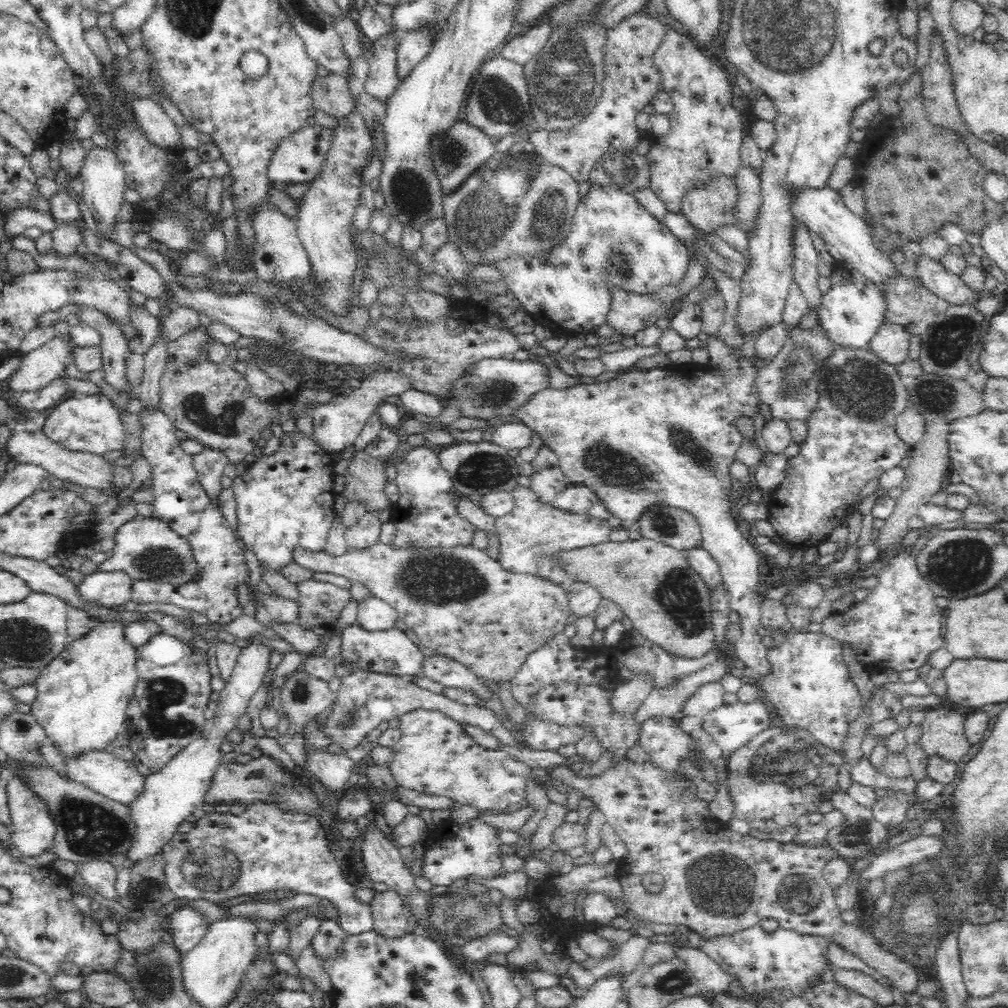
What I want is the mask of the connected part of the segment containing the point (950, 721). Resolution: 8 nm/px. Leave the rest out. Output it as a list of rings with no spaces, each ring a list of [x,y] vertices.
[[[935,706],[926,709],[924,720],[920,724],[920,738],[918,738],[919,748],[928,757],[940,756],[943,760],[958,763],[970,752],[971,745],[964,737],[965,718],[960,712],[952,709],[946,710],[942,706]]]

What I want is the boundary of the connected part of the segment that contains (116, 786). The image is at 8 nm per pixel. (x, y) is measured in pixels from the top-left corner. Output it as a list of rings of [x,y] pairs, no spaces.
[[[110,749],[87,751],[85,754],[76,755],[64,760],[66,777],[78,782],[86,788],[94,790],[102,797],[109,798],[122,805],[130,805],[134,798],[138,797],[145,784],[145,776],[142,776],[134,762],[124,761],[114,757]]]

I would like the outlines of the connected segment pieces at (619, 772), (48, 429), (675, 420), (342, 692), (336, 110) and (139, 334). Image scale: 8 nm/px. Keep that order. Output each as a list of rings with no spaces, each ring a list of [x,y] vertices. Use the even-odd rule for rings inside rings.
[[[628,759],[628,762],[612,765],[608,771],[594,778],[579,778],[572,768],[563,765],[550,768],[547,775],[596,802],[596,808],[604,813],[606,821],[626,844],[626,856],[617,862],[615,876],[628,899],[628,907],[647,924],[684,924],[702,938],[714,938],[756,926],[763,918],[774,918],[780,927],[795,930],[798,934],[829,938],[844,950],[858,956],[871,969],[887,976],[904,993],[913,995],[912,990],[919,980],[916,968],[886,950],[860,922],[845,924],[842,920],[835,890],[827,884],[822,873],[824,866],[840,854],[826,840],[818,846],[810,847],[794,841],[782,843],[772,839],[759,840],[749,834],[740,835],[729,831],[726,824],[710,817],[709,802],[699,798],[696,789],[685,796],[683,780],[678,780],[672,786],[665,784],[665,774],[648,761],[636,764]],[[650,872],[664,876],[664,888],[656,894],[651,894],[642,885],[642,876]]]
[[[69,395],[52,409],[44,428],[41,430],[51,435],[52,440],[63,444],[68,450],[86,451],[95,455],[104,455],[112,450],[124,448],[125,430],[117,409],[106,395],[90,396]]]
[[[713,336],[711,337],[711,341],[708,344],[708,349],[711,351],[712,354],[712,359],[716,363],[716,365],[720,368],[720,372],[715,371],[712,369],[710,372],[704,372],[704,370],[698,370],[695,366],[692,367],[690,374],[686,374],[685,377],[682,375],[682,369],[681,365],[676,365],[676,364],[671,364],[670,366],[665,366],[661,368],[652,368],[649,370],[630,370],[630,372],[624,372],[624,374],[618,374],[615,378],[612,378],[608,381],[602,382],[602,381],[596,381],[592,383],[587,383],[582,381],[577,382],[574,386],[571,386],[570,388],[566,388],[564,390],[556,390],[553,388],[548,387],[547,389],[541,390],[540,392],[537,392],[526,404],[524,404],[524,408],[522,410],[518,410],[516,414],[514,414],[514,418],[519,419],[521,423],[523,423],[526,427],[530,428],[530,430],[536,431],[539,436],[543,439],[543,444],[548,445],[556,454],[557,457],[559,458],[559,467],[560,470],[564,473],[564,476],[571,482],[577,485],[584,485],[587,486],[588,488],[591,488],[597,495],[599,500],[605,505],[605,508],[608,510],[608,512],[611,512],[614,517],[620,518],[621,520],[621,527],[624,529],[630,529],[635,527],[636,520],[638,520],[638,516],[642,514],[642,512],[646,512],[646,508],[648,506],[652,506],[652,504],[667,504],[668,506],[673,506],[674,508],[679,508],[680,510],[685,510],[686,512],[689,512],[690,514],[694,515],[694,518],[698,521],[698,524],[700,525],[701,528],[701,535],[702,535],[702,542],[701,545],[710,553],[712,558],[714,558],[714,561],[718,564],[720,572],[721,572],[721,577],[723,580],[723,583],[725,584],[725,587],[727,588],[727,591],[730,593],[730,606],[731,610],[737,612],[741,618],[741,629],[742,629],[742,634],[740,635],[740,638],[735,642],[735,649],[736,649],[736,659],[740,659],[744,662],[745,666],[748,666],[750,670],[752,670],[754,677],[769,677],[771,675],[771,670],[772,670],[772,665],[770,664],[770,661],[768,660],[767,657],[767,650],[768,648],[762,643],[762,638],[763,636],[758,633],[758,628],[760,626],[760,614],[761,614],[761,605],[762,601],[759,600],[760,598],[760,593],[758,593],[758,585],[759,585],[759,573],[758,573],[758,565],[759,565],[759,560],[760,560],[760,553],[758,552],[756,546],[752,543],[752,541],[748,541],[744,535],[740,532],[741,524],[736,521],[734,515],[732,512],[728,511],[728,499],[726,499],[726,490],[732,486],[732,476],[731,473],[729,472],[729,466],[732,464],[732,460],[735,458],[736,451],[738,450],[738,446],[740,446],[740,442],[742,442],[743,434],[739,431],[739,429],[735,426],[735,421],[741,416],[741,415],[746,415],[750,418],[754,418],[759,413],[759,396],[758,396],[758,391],[756,391],[756,385],[754,384],[754,374],[756,374],[757,367],[751,362],[750,359],[740,359],[736,360],[734,356],[732,356],[733,350],[738,351],[738,349],[733,349],[732,347],[729,347],[728,345],[725,345],[724,343],[721,343],[720,340],[718,339],[718,336]]]
[[[356,669],[340,679],[341,685],[336,693],[330,715],[325,719],[323,732],[330,740],[330,744],[336,744],[342,748],[343,755],[346,754],[346,750],[360,746],[364,737],[381,722],[396,719],[405,712],[417,708],[437,710],[460,724],[478,726],[496,736],[501,744],[518,748],[525,746],[519,735],[506,729],[490,709],[480,705],[466,706],[454,702],[443,693],[434,693],[414,685],[408,680],[408,675],[394,676]]]
[[[316,76],[310,86],[310,98],[314,110],[336,118],[342,118],[356,109],[348,83],[334,76],[326,80],[322,76]]]
[[[144,305],[130,306],[128,319],[124,323],[104,314],[120,328],[127,341],[127,358],[132,354],[140,354],[144,358],[160,337],[159,318],[152,316]]]

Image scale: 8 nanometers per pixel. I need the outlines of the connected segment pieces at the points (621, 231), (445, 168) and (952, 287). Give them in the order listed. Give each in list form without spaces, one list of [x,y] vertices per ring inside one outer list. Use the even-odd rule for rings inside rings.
[[[590,184],[588,194],[578,203],[575,210],[572,224],[570,224],[570,232],[568,232],[562,242],[552,246],[549,250],[536,252],[534,256],[529,254],[512,254],[512,256],[508,256],[508,258],[504,258],[502,261],[497,261],[494,266],[501,273],[510,293],[513,293],[514,298],[522,304],[528,316],[532,316],[540,323],[546,324],[553,333],[569,334],[579,332],[581,329],[591,332],[592,329],[606,323],[606,318],[614,300],[614,290],[626,290],[634,294],[651,294],[656,293],[663,286],[677,286],[683,280],[684,274],[688,270],[688,264],[690,264],[690,247],[685,245],[677,236],[674,236],[672,231],[663,222],[660,222],[653,214],[650,214],[650,211],[640,206],[640,203],[633,194],[622,192],[610,185]]]
[[[456,120],[446,132],[432,134],[426,152],[426,163],[430,165],[432,173],[438,179],[442,196],[445,197],[458,190],[474,171],[478,171],[490,157],[496,154],[496,146],[497,144],[492,142],[483,130],[465,120],[461,122]]]
[[[926,255],[918,259],[918,276],[924,287],[949,306],[974,306],[987,292],[966,285],[960,275],[949,272],[939,261]]]

